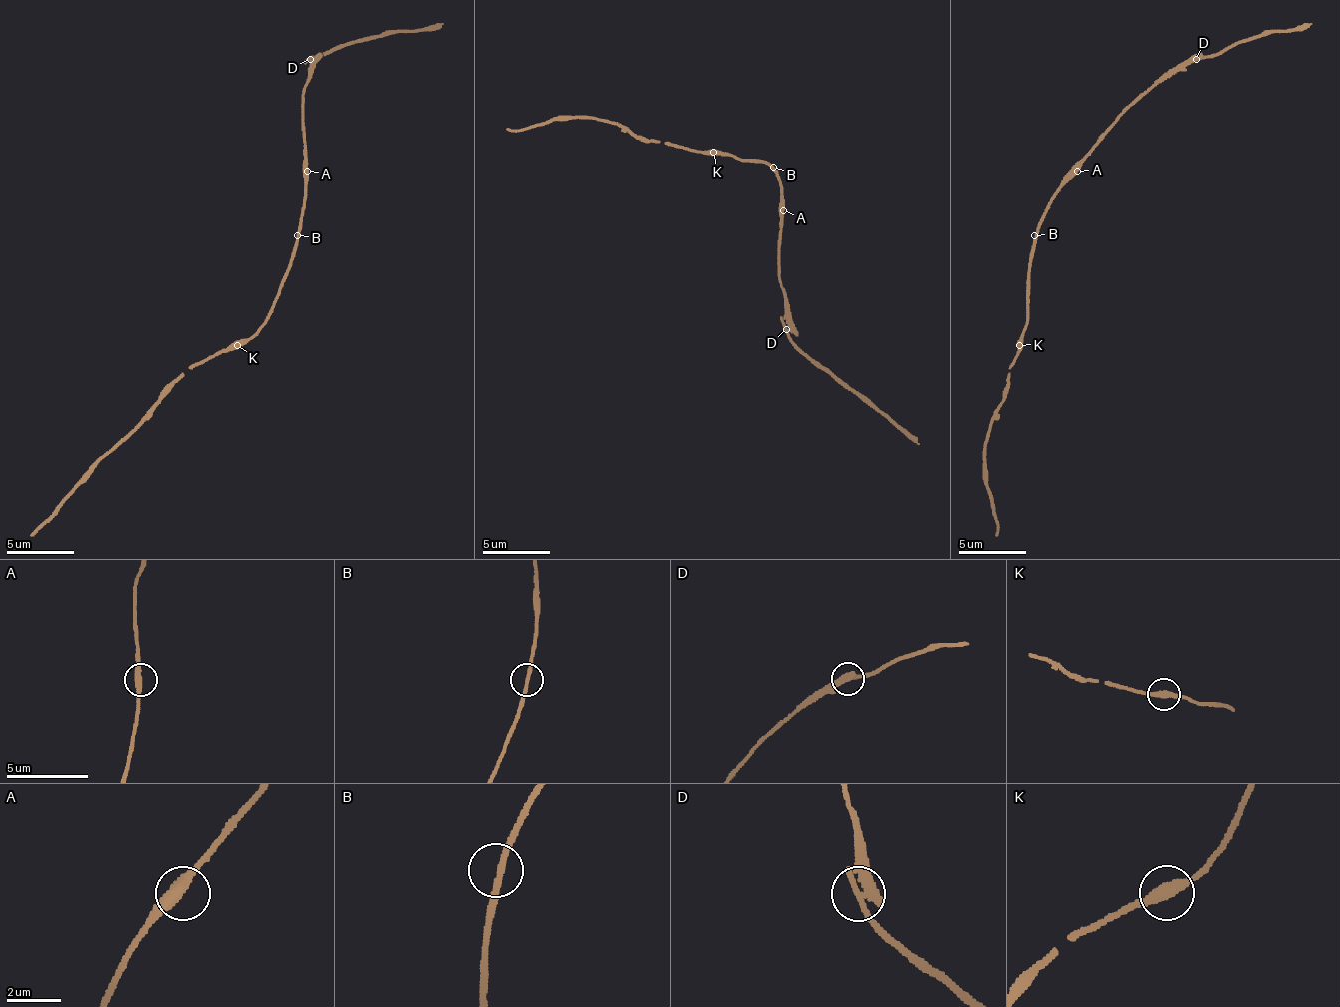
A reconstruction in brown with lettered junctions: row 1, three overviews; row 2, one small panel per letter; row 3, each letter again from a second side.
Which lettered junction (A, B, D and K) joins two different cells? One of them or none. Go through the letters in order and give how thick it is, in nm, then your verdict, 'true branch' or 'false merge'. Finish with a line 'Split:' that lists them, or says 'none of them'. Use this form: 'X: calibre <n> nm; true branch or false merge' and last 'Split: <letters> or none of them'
A: calibre 380 nm; true branch
B: calibre 200 nm; true branch
D: calibre 400 nm; false merge
K: calibre 380 nm; true branch
Split: D

